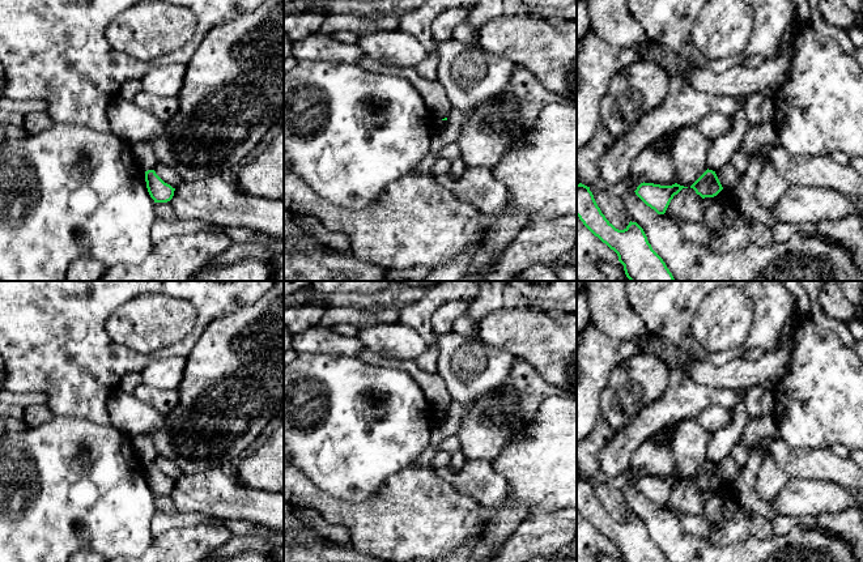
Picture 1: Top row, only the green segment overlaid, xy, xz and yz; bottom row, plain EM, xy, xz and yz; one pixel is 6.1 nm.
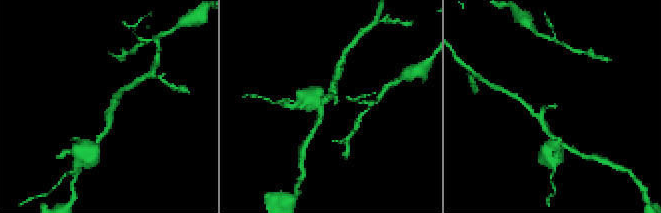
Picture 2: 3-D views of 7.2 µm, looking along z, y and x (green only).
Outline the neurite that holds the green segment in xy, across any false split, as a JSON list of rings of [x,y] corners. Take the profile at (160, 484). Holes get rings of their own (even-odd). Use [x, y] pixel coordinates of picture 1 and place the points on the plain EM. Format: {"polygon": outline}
{"polygon": [[[154,463],[145,464],[145,474],[154,495],[167,495],[173,491],[175,481],[165,476]]]}

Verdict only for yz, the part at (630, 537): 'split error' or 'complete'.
complete

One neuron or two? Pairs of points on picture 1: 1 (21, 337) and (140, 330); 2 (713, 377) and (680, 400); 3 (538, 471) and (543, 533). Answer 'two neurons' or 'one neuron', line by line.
1: two neurons
2: two neurons
3: two neurons

